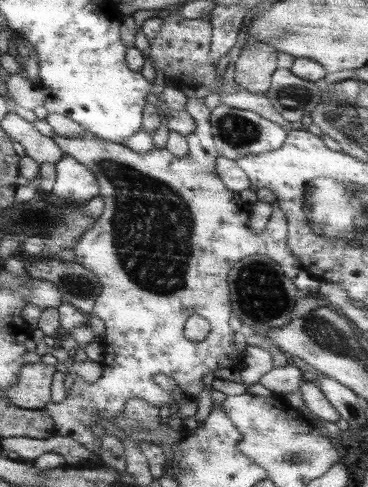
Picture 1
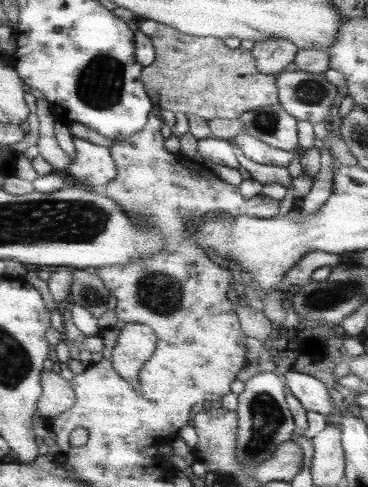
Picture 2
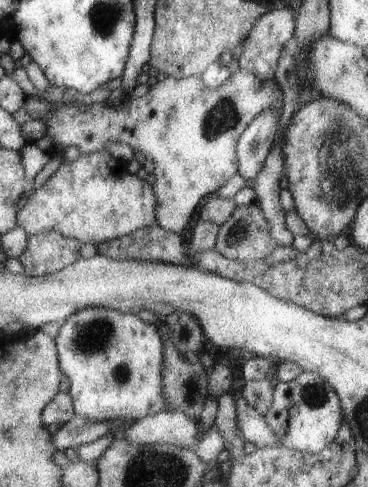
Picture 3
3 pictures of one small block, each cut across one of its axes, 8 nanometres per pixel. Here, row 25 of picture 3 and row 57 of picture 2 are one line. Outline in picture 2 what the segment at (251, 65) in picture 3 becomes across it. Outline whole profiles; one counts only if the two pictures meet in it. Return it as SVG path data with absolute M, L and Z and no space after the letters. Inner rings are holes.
M267 38L255 42L249 50L255 60L257 68L263 74L281 74L289 62L293 62L297 46L285 38Z

